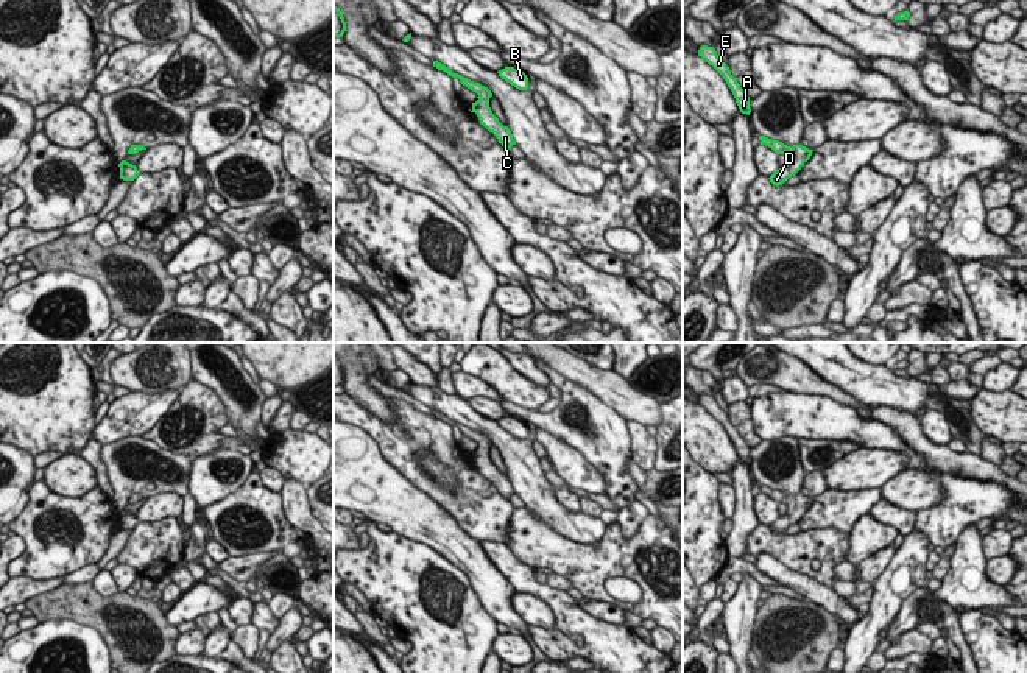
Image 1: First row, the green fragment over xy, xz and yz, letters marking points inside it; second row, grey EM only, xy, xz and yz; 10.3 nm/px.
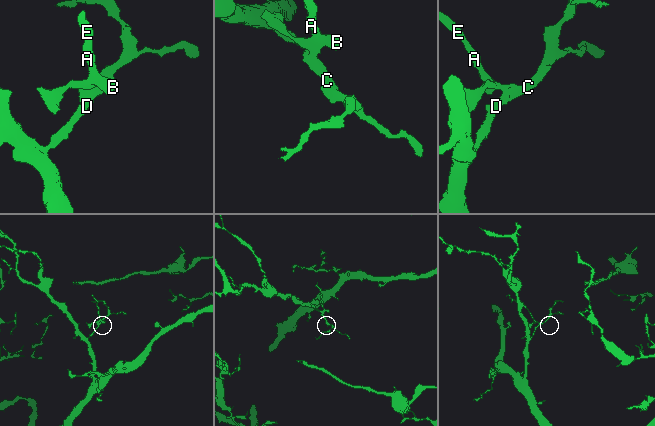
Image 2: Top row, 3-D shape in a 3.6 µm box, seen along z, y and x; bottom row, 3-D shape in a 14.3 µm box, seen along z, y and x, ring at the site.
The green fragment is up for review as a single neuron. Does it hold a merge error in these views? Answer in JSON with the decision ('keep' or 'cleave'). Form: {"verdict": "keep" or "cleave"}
{"verdict": "keep"}

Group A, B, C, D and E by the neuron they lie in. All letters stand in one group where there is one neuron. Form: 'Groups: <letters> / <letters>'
Groups: A B C D E.

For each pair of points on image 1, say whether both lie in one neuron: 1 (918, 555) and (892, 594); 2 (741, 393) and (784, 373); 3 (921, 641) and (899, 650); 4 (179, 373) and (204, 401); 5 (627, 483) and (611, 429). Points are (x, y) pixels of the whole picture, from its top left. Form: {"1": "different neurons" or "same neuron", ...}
{"1": "same neuron", "2": "different neurons", "3": "same neuron", "4": "different neurons", "5": "same neuron"}

